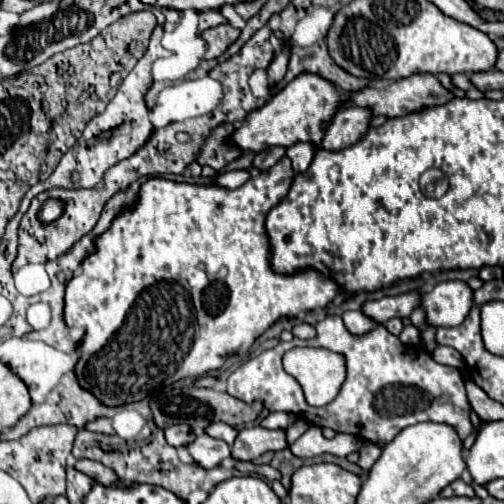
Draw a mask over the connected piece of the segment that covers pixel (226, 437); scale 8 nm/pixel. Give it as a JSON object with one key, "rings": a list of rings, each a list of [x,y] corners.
{"rings":[[[214,422],[206,428],[206,432],[212,436],[212,438],[220,438],[228,444],[234,444],[234,436],[238,436],[238,430],[232,428],[230,424],[224,424],[224,422]]]}

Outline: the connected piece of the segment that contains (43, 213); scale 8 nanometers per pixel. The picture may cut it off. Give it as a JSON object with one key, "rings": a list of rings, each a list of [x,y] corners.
{"rings":[[[48,200],[42,210],[40,210],[40,220],[44,222],[54,222],[62,214],[62,204],[56,200]]]}

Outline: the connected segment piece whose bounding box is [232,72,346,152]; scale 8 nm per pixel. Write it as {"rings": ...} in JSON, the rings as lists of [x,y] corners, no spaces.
{"rings":[[[302,74],[296,76],[284,90],[280,90],[268,104],[250,112],[244,124],[234,132],[232,140],[238,148],[248,152],[262,152],[270,146],[294,146],[296,142],[318,142],[322,140],[322,132],[326,132],[326,120],[338,112],[338,100],[342,100],[346,92],[342,92],[330,80],[322,80],[322,76]]]}

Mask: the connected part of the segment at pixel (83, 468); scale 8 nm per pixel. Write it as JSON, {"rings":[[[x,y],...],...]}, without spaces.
{"rings":[[[78,460],[76,468],[80,472],[84,472],[84,474],[88,474],[90,478],[98,480],[100,484],[116,484],[116,482],[120,482],[118,474],[112,468],[106,468],[104,464],[94,462],[94,460]]]}

